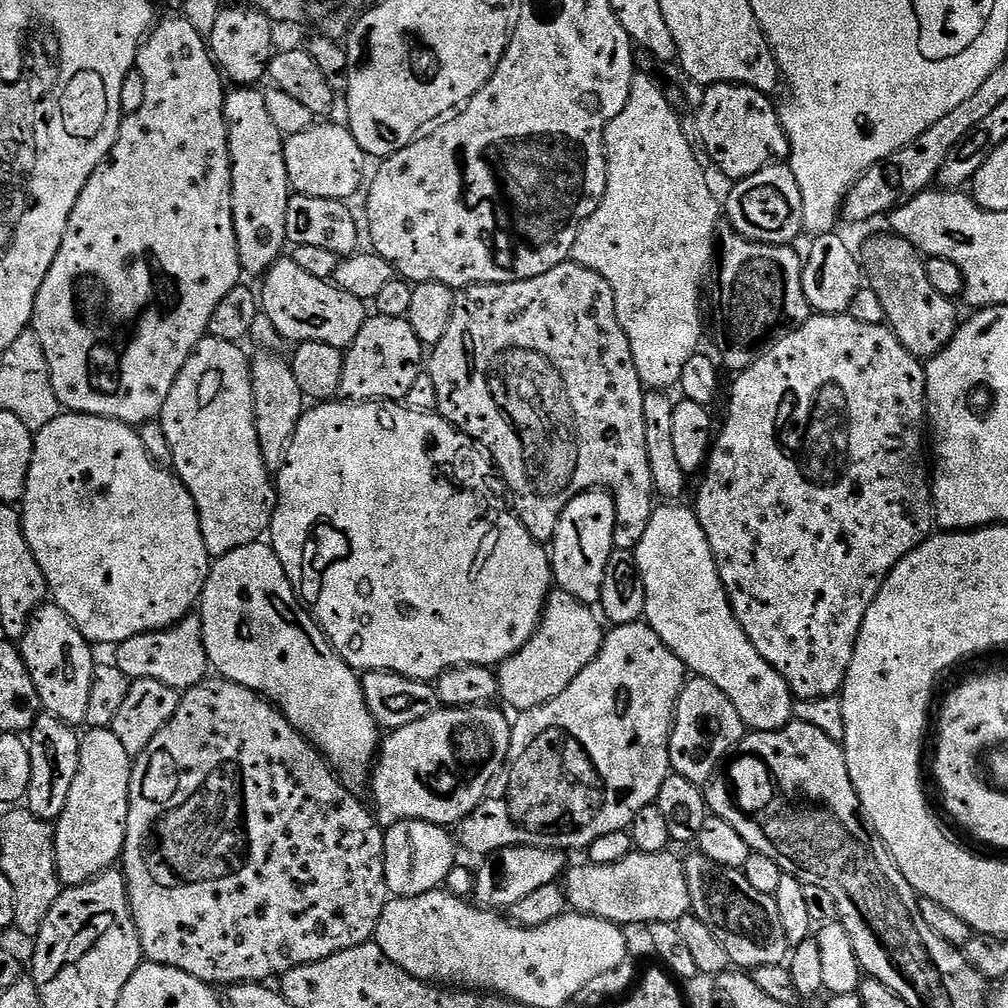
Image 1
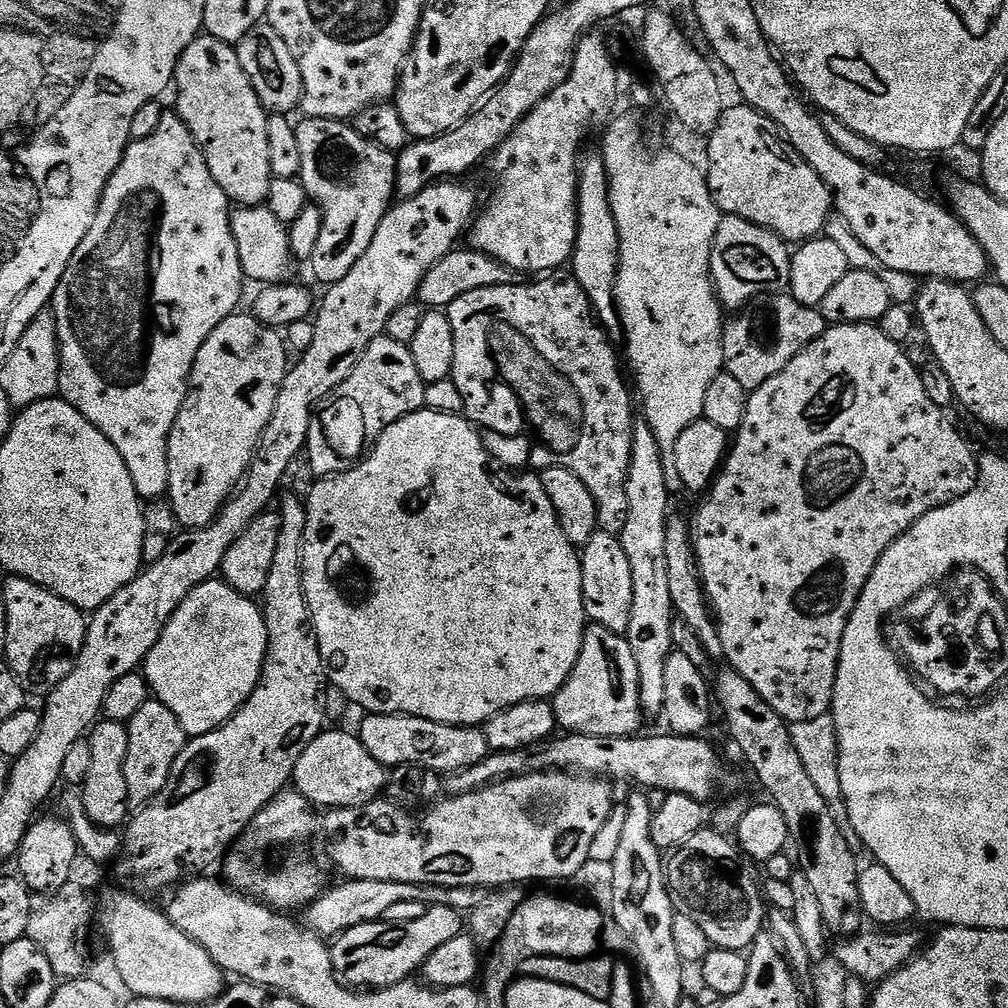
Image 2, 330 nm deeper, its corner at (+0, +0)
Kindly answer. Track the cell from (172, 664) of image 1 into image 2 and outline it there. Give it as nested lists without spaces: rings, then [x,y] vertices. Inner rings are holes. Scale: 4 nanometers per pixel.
[[[213,578],[200,584],[174,610],[162,630],[154,650],[145,658],[142,674],[148,680],[151,695],[163,702],[178,718],[185,737],[210,734],[235,714],[254,694],[268,653],[268,631],[261,605],[253,597],[234,590],[223,579]]]

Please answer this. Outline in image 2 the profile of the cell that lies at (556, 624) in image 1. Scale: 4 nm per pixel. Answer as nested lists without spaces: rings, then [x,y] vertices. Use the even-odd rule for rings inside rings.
[[[589,623],[584,629],[582,650],[578,662],[566,678],[566,682],[550,700],[557,725],[568,734],[587,736],[635,736],[641,731],[640,720],[645,719],[640,706],[638,662],[634,662],[634,650],[630,650],[627,639],[619,632],[606,630],[600,624]]]

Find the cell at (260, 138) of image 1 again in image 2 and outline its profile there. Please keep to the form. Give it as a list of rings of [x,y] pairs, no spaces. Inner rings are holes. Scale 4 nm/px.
[[[207,34],[196,37],[176,67],[175,111],[186,122],[206,158],[214,182],[222,186],[233,205],[255,208],[263,205],[274,179],[270,170],[270,142],[266,139],[269,113],[258,98],[235,47]]]

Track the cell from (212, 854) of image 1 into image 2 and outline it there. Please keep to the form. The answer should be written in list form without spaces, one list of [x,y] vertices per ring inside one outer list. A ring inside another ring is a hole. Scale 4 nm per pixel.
[[[295,790],[279,792],[262,811],[252,819],[252,824],[222,861],[223,879],[237,892],[243,892],[281,913],[291,913],[291,908],[303,910],[313,904],[326,891],[324,876],[312,864],[284,864],[281,868],[267,868],[260,855],[268,847],[280,848],[283,844],[300,844],[318,828],[318,812],[302,793]]]

